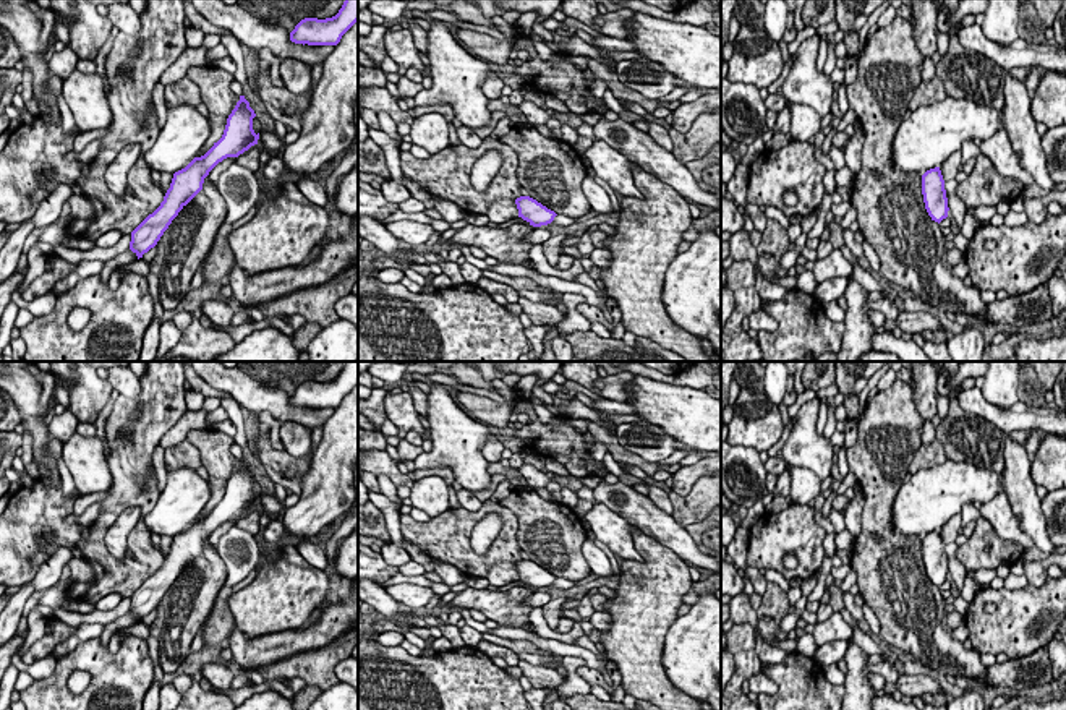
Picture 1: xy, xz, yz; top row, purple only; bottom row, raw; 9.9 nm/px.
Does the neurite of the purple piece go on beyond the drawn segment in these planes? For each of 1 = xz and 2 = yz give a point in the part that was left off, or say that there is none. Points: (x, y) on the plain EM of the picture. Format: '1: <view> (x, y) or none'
1: none
2: none

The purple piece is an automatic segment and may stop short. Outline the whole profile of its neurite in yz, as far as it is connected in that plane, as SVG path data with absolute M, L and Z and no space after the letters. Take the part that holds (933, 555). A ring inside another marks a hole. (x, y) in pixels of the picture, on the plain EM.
M940 530L930 532L922 538L922 558L928 579L935 585L948 580L948 561Z

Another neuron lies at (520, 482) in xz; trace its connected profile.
M496 473L491 477L491 483L486 490L481 490L481 491L475 491L475 496L484 503L488 499L491 499L492 493L496 491L497 485L502 481L502 480L509 480L512 483L514 488L531 488L527 481L527 478L520 473L517 478L507 478L505 475L502 473Z

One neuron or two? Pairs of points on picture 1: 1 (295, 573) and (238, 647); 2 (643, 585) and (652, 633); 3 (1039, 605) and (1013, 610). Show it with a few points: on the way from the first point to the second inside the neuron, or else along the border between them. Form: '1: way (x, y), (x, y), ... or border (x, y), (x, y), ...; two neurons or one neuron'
1: border (235, 626), (248, 637), (284, 631); two neurons
2: way (645, 597), (645, 621); one neuron
3: way (1032, 607), (1019, 610); one neuron

